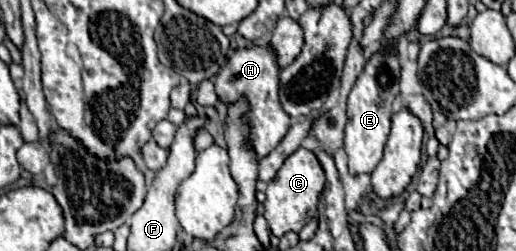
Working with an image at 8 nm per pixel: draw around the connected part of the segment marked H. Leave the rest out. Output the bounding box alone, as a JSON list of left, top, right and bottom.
[214,47,290,157]

